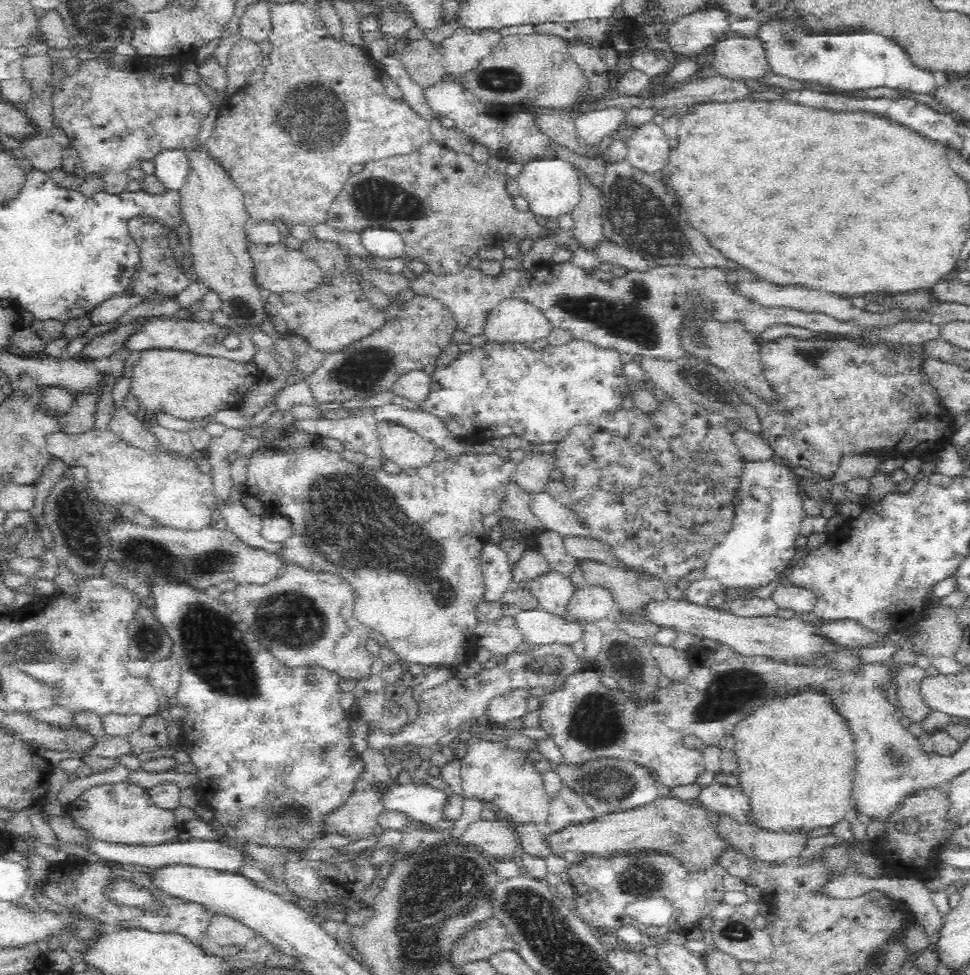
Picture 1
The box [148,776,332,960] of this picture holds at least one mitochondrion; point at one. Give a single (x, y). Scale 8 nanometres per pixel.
(289, 815)

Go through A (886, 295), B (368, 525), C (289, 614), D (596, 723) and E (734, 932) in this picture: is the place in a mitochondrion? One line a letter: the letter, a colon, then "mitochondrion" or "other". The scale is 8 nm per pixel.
A: other
B: mitochondrion
C: mitochondrion
D: mitochondrion
E: mitochondrion

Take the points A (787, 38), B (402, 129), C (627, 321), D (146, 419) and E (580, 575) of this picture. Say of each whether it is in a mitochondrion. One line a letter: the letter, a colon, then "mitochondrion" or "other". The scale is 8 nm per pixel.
A: mitochondrion
B: other
C: mitochondrion
D: other
E: other

